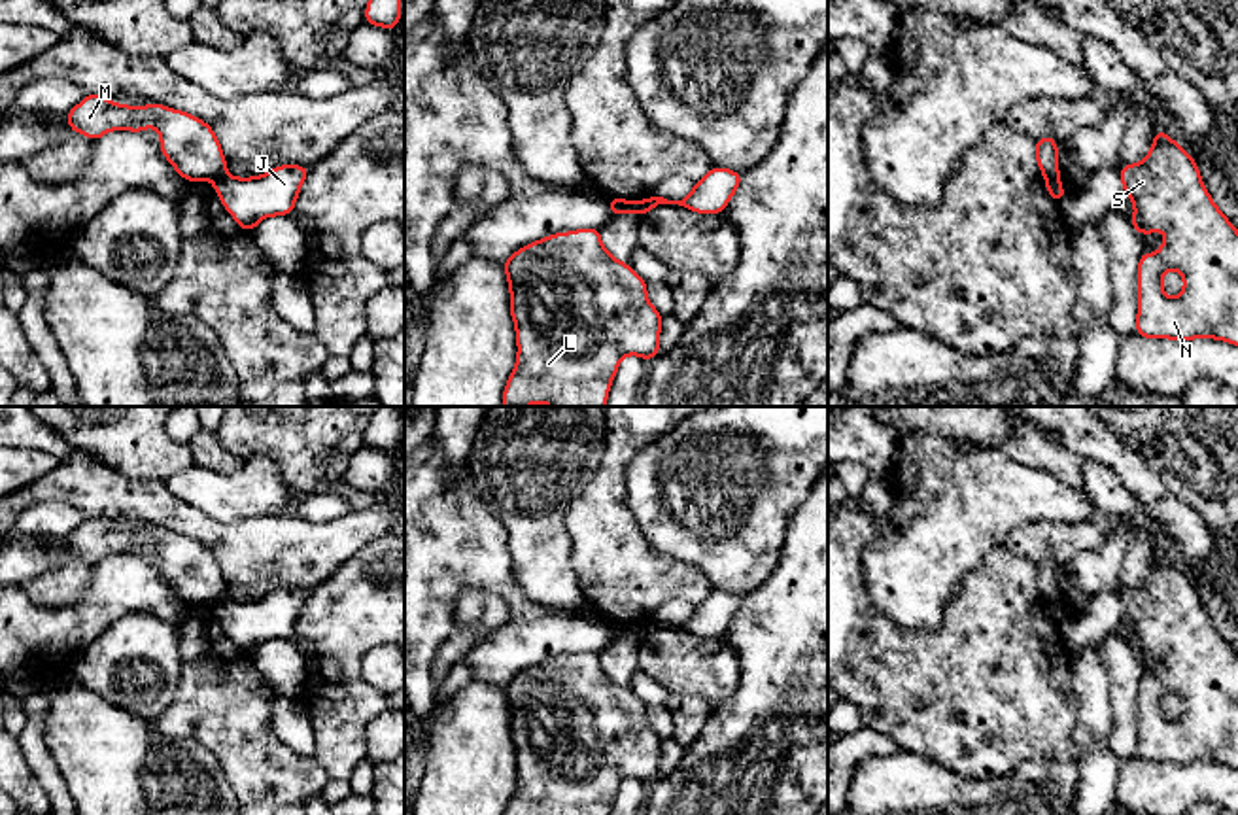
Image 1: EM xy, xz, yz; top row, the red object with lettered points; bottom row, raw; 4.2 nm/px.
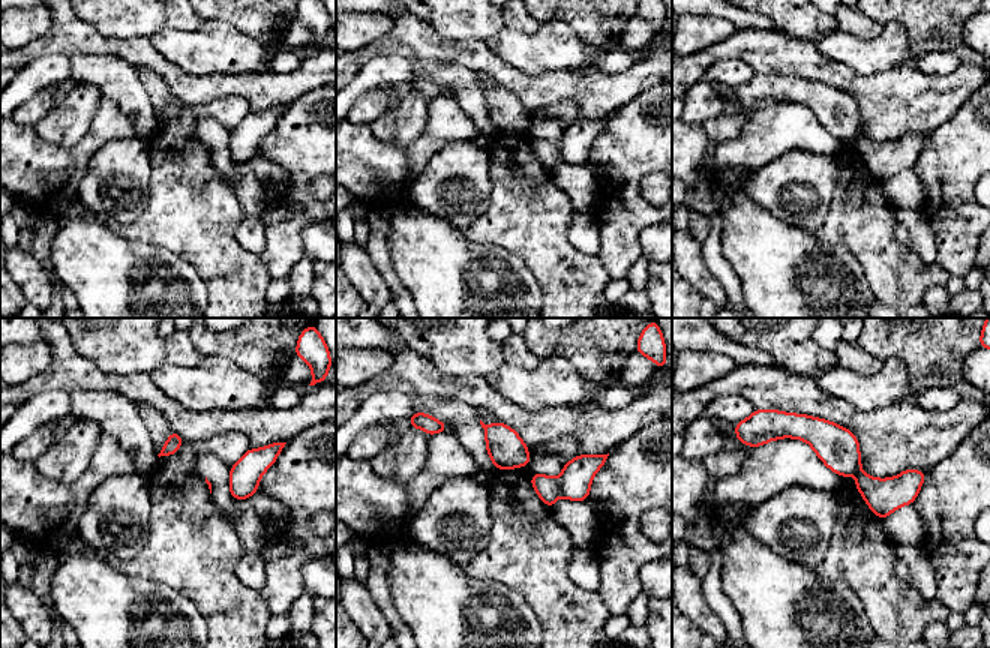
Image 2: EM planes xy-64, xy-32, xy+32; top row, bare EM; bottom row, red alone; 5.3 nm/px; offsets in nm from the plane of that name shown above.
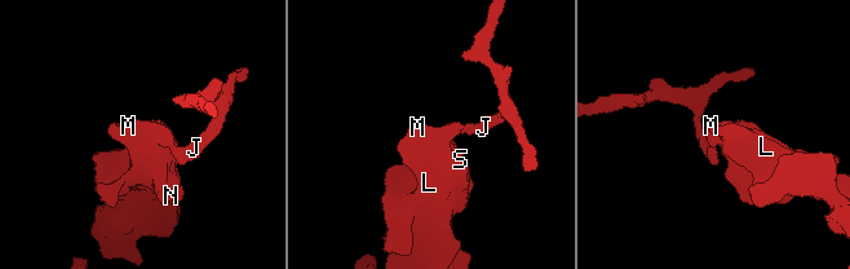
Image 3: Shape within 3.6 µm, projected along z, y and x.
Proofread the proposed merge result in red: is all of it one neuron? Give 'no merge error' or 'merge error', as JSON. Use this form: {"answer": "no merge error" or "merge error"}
{"answer": "merge error"}

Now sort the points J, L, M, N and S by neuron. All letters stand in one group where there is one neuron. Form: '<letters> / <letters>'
J / L M N S

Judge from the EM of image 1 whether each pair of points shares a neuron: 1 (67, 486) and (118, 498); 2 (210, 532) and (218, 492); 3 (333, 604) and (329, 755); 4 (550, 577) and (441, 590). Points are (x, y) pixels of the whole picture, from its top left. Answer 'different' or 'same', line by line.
1: same
2: different
3: same
4: different

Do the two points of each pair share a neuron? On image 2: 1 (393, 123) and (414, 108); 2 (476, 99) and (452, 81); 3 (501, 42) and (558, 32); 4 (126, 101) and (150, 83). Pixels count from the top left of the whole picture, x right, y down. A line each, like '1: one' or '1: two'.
1: one
2: one
3: one
4: two

